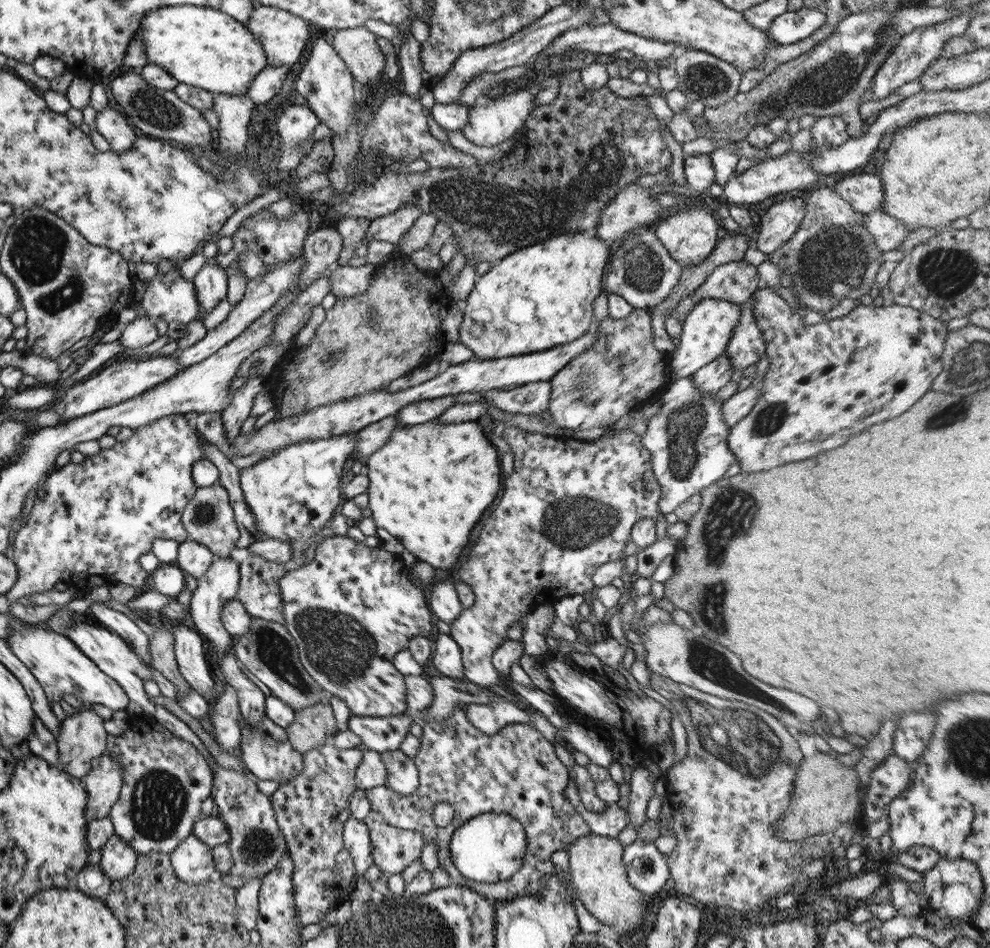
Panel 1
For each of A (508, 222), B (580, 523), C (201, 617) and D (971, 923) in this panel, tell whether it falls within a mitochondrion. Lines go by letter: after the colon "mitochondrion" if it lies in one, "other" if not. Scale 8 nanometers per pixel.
A: mitochondrion
B: mitochondrion
C: other
D: other

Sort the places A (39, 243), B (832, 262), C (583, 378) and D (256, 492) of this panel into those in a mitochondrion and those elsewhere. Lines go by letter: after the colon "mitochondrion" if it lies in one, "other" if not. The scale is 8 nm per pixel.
A: mitochondrion
B: mitochondrion
C: mitochondrion
D: other

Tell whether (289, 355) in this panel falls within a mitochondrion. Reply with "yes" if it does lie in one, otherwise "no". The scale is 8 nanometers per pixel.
no

